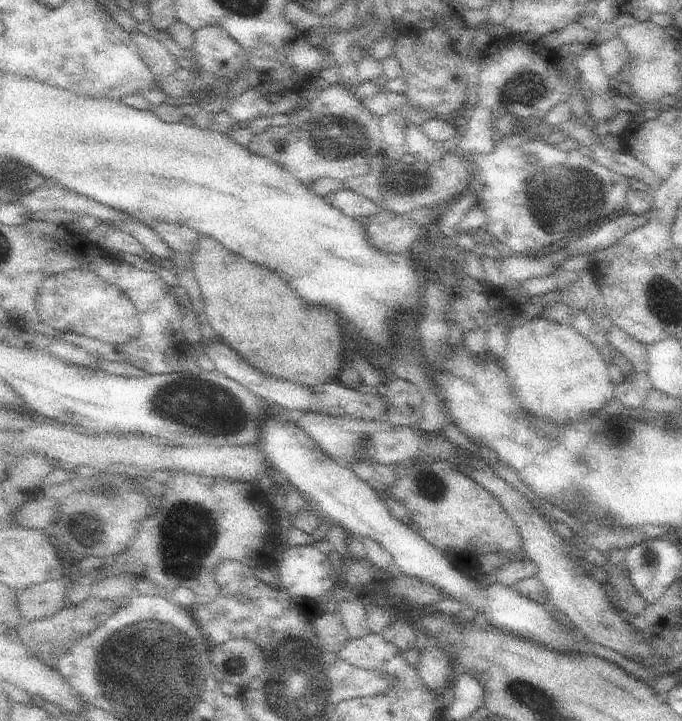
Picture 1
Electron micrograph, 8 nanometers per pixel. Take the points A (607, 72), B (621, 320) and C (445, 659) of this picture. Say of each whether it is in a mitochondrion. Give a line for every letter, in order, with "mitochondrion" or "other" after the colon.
A: other
B: other
C: other

